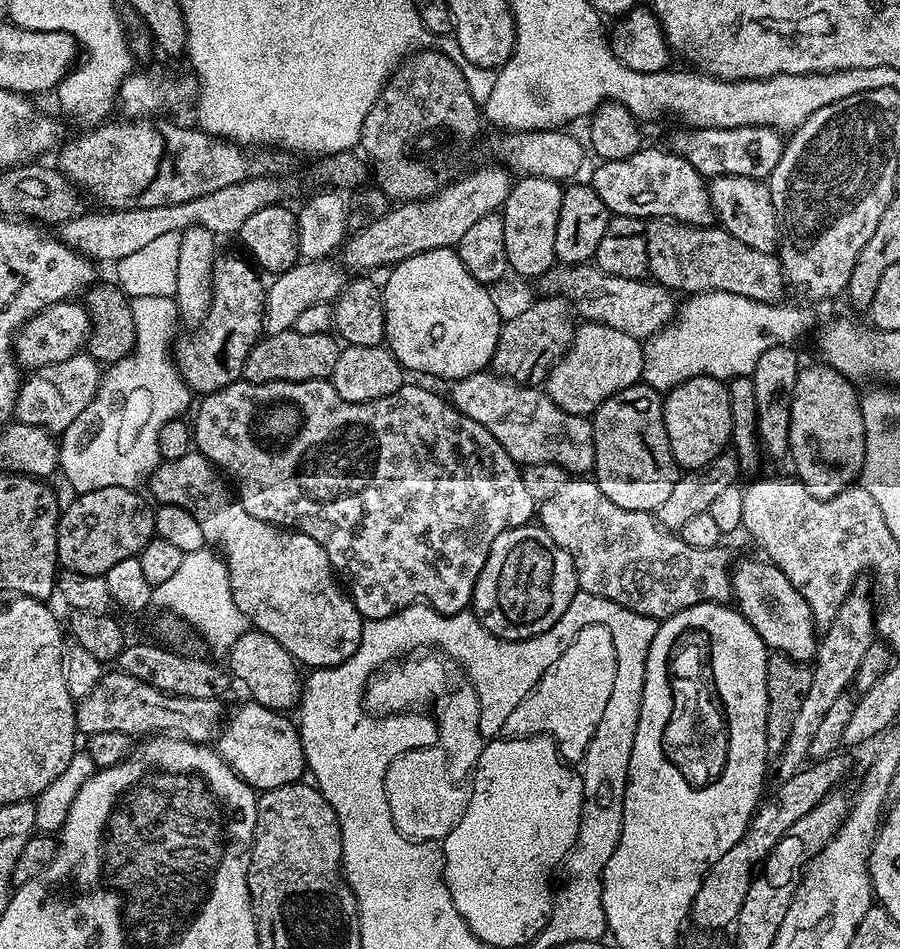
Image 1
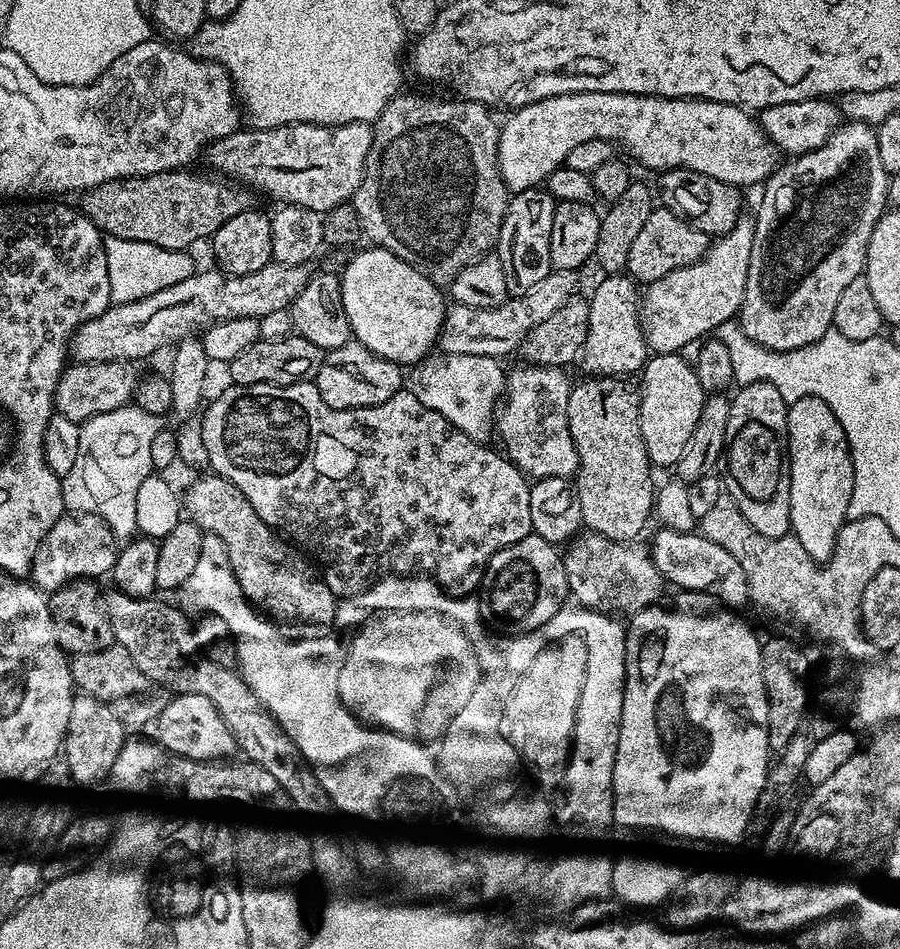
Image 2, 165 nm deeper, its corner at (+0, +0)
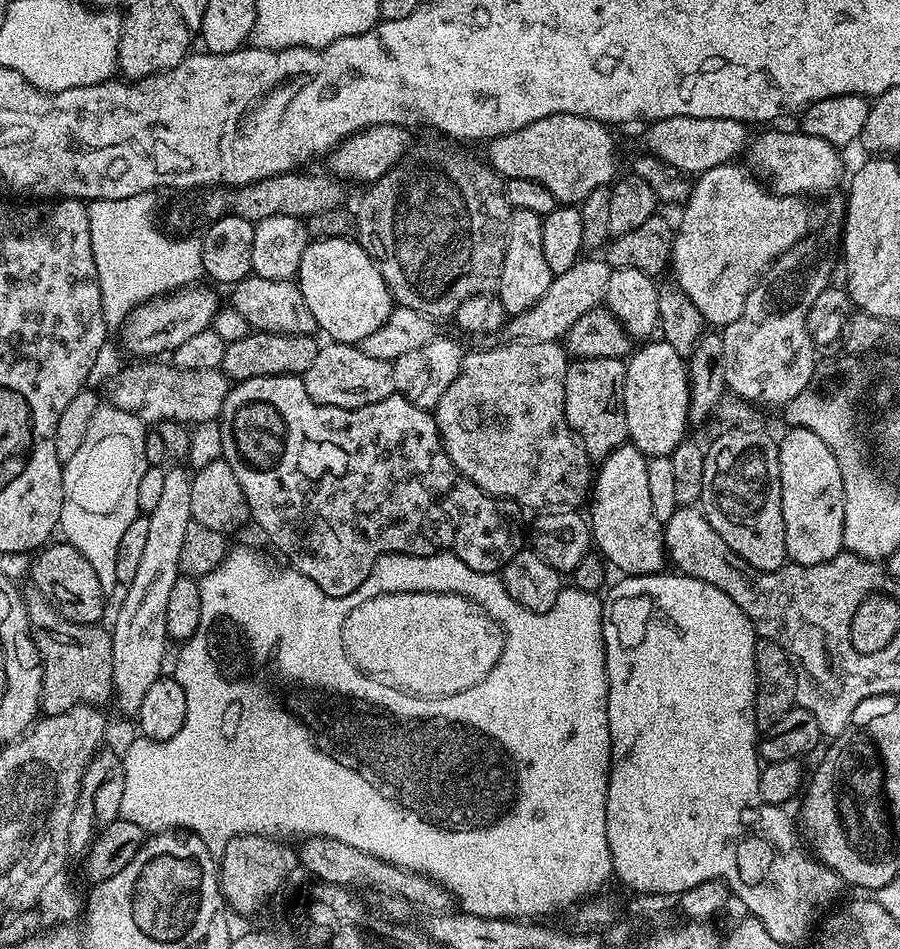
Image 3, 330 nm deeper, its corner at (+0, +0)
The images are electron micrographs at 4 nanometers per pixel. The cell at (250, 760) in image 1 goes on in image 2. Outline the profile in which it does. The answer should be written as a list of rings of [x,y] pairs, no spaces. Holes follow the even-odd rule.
[[[182,692],[173,695],[162,714],[154,721],[155,739],[165,753],[194,758],[195,760],[218,760],[228,758],[237,751],[236,740],[230,726],[222,718],[206,694]]]

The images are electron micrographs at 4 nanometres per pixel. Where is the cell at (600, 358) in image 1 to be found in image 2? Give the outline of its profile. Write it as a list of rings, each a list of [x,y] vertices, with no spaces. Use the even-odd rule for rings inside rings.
[[[608,274],[603,279],[588,300],[588,333],[582,353],[584,368],[588,371],[585,373],[592,378],[628,378],[631,372],[639,373],[643,369],[650,355],[640,327],[642,292],[637,281],[627,274]]]

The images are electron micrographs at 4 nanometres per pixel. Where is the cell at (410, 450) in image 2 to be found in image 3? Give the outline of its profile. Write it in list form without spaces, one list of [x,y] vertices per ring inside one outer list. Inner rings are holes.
[[[263,376],[233,383],[228,390],[228,397],[218,417],[220,424],[219,455],[234,470],[234,478],[238,478],[238,486],[242,486],[242,494],[248,503],[251,519],[268,535],[268,540],[285,556],[287,563],[306,578],[313,580],[328,596],[345,596],[356,592],[362,582],[372,573],[372,567],[380,556],[391,552],[405,552],[411,556],[428,556],[432,552],[453,552],[466,566],[479,572],[499,573],[510,558],[517,556],[526,544],[525,513],[513,500],[501,500],[488,496],[474,482],[470,482],[450,462],[444,452],[444,443],[440,441],[440,431],[436,425],[436,417],[429,409],[419,408],[411,404],[405,396],[393,394],[382,398],[382,402],[374,402],[361,408],[331,408],[325,404],[314,402],[310,394],[306,394],[306,386],[299,376]]]

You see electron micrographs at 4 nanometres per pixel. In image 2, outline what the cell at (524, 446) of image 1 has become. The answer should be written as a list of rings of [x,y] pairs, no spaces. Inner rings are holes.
[[[429,354],[418,364],[411,365],[406,376],[407,391],[430,406],[442,418],[446,418],[458,430],[462,430],[472,440],[481,442],[489,438],[488,431],[494,428],[494,413],[501,403],[506,387],[505,369],[500,369],[501,361],[495,356],[478,354]]]

